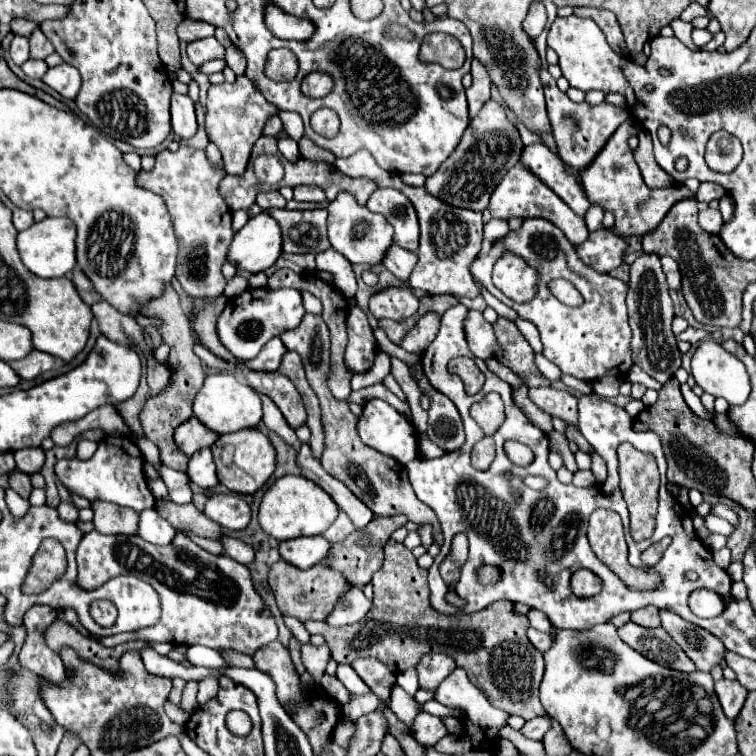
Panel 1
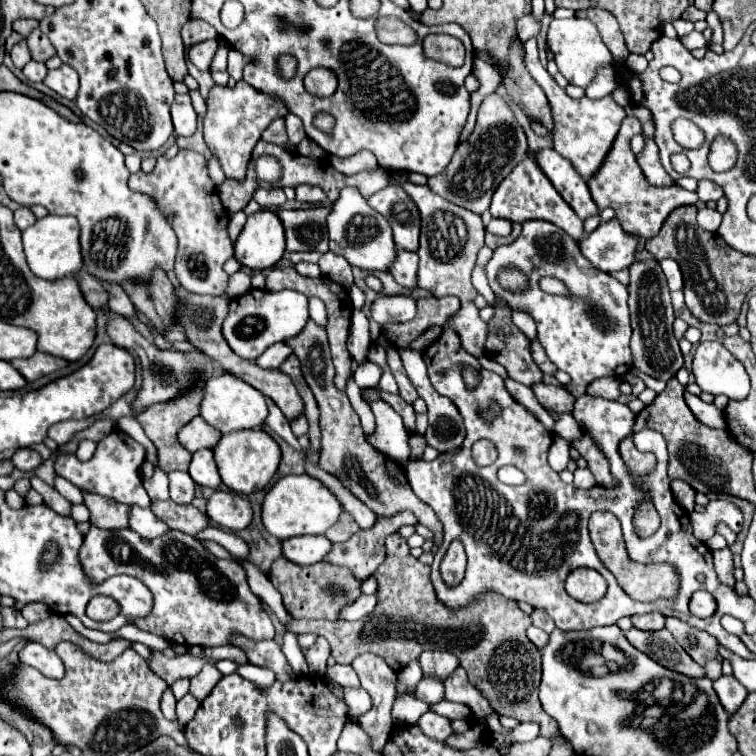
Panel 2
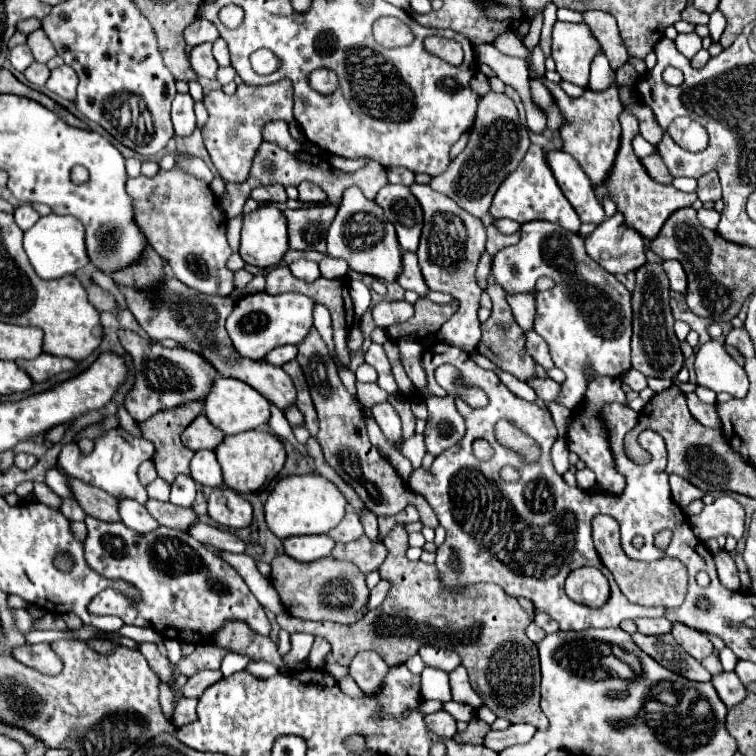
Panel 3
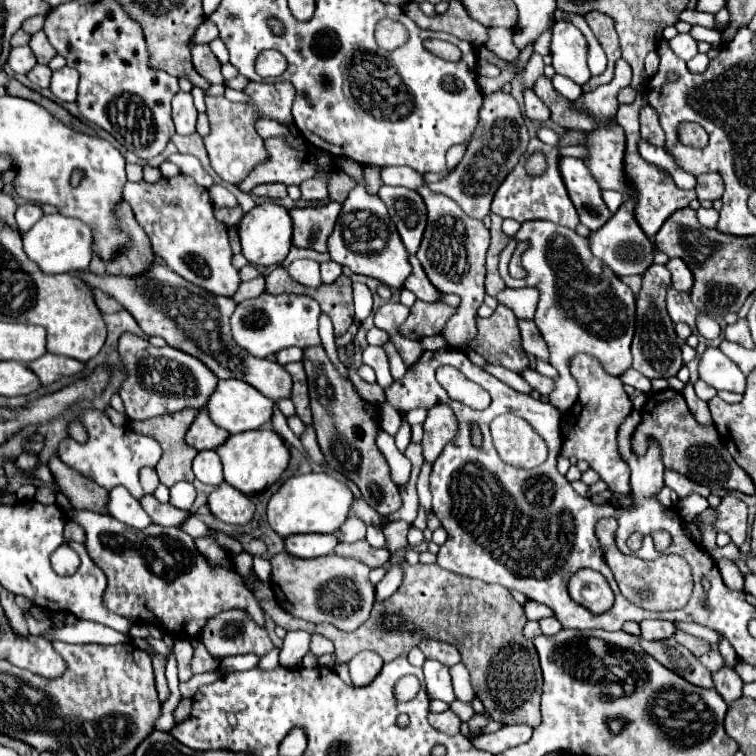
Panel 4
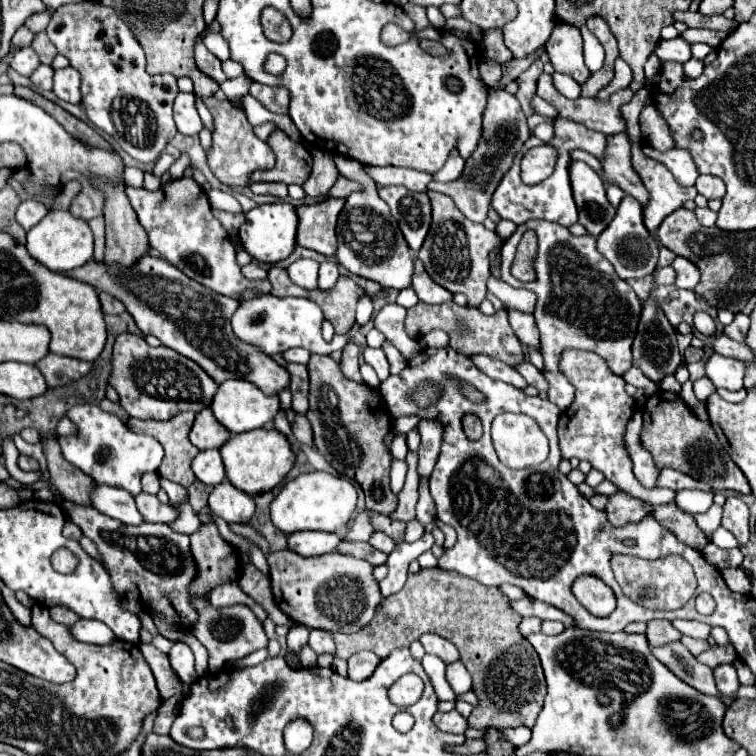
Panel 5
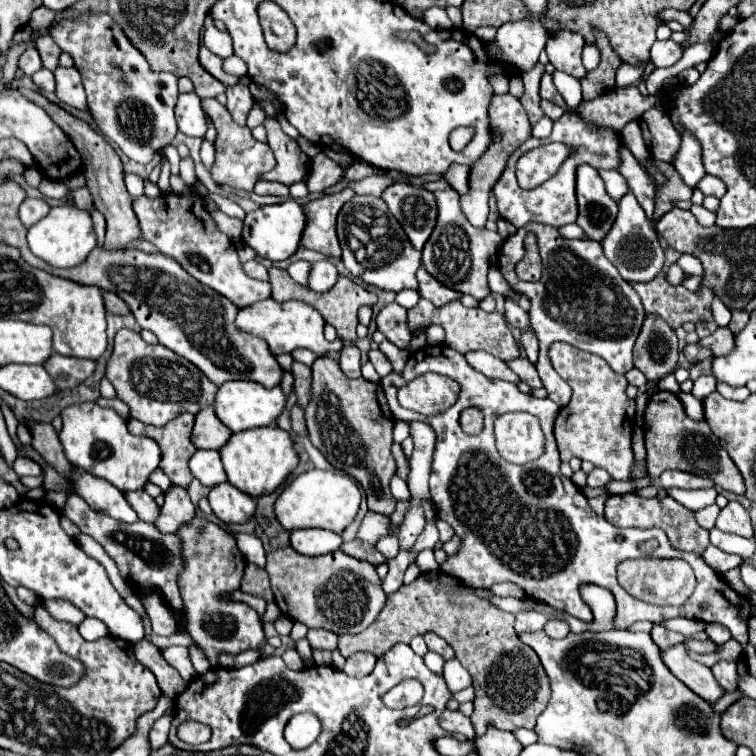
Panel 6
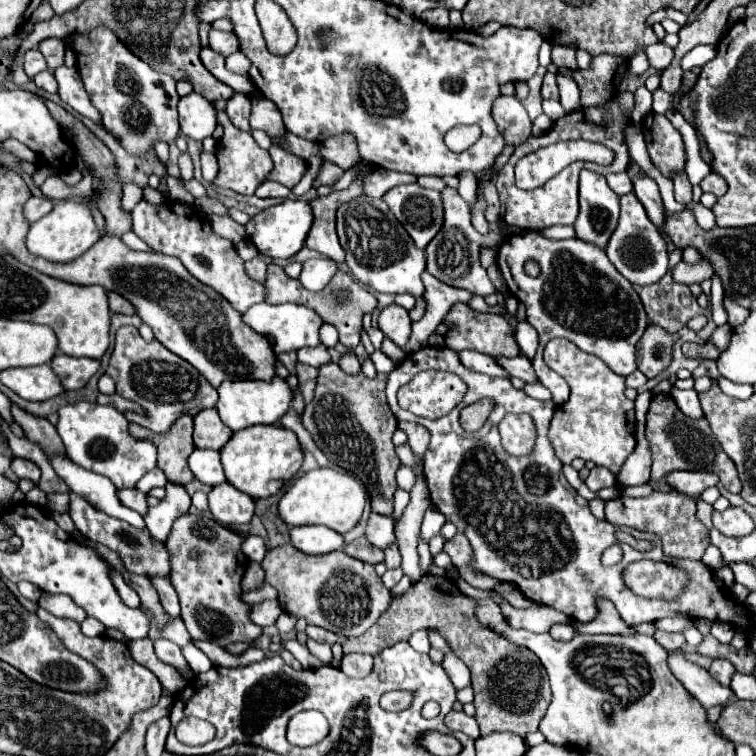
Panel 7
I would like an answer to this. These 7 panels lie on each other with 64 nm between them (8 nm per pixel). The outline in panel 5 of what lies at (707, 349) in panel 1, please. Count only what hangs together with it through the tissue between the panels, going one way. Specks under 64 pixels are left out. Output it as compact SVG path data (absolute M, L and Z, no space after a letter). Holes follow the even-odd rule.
M714 352L706 360L704 370L716 388L742 390L742 378L744 378L744 364L742 362L738 362L734 358L720 356Z

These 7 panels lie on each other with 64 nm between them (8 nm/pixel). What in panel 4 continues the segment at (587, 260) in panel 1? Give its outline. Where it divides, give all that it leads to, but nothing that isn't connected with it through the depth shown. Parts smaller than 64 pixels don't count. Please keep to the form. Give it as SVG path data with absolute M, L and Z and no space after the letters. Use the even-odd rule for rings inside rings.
M624 202L618 212L604 224L604 228L598 228L596 232L592 232L588 236L590 240L590 250L592 254L602 260L616 276L630 276L630 274L642 274L654 258L654 244L650 242L648 236L644 236L642 228L636 224L634 216L632 216L632 208L634 202Z

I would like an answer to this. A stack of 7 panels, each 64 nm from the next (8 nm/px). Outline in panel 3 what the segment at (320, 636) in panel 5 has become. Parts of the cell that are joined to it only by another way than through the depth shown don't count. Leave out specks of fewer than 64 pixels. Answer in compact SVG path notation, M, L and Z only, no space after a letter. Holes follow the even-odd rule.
M316 638L314 646L310 650L310 656L308 656L310 668L312 670L322 670L324 668L324 658L326 658L328 652L330 652L330 644L324 638Z

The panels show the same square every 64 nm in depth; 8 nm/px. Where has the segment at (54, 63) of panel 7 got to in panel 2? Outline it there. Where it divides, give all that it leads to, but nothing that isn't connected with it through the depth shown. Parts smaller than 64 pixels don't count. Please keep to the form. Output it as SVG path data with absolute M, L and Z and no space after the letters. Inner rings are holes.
M36 28L26 40L28 40L28 48L30 48L30 54L32 54L32 60L46 62L48 58L52 58L56 54L52 42L48 40L48 36L44 32L40 32L40 28Z

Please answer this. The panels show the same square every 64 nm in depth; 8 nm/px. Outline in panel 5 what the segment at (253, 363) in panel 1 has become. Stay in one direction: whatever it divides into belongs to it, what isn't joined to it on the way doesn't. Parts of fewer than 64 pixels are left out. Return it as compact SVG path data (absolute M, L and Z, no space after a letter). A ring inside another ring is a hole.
M290 348L290 350L282 352L282 356L284 356L284 360L286 360L286 362L298 362L298 364L306 364L306 362L308 362L310 352L308 352L308 350L304 350L304 348Z

